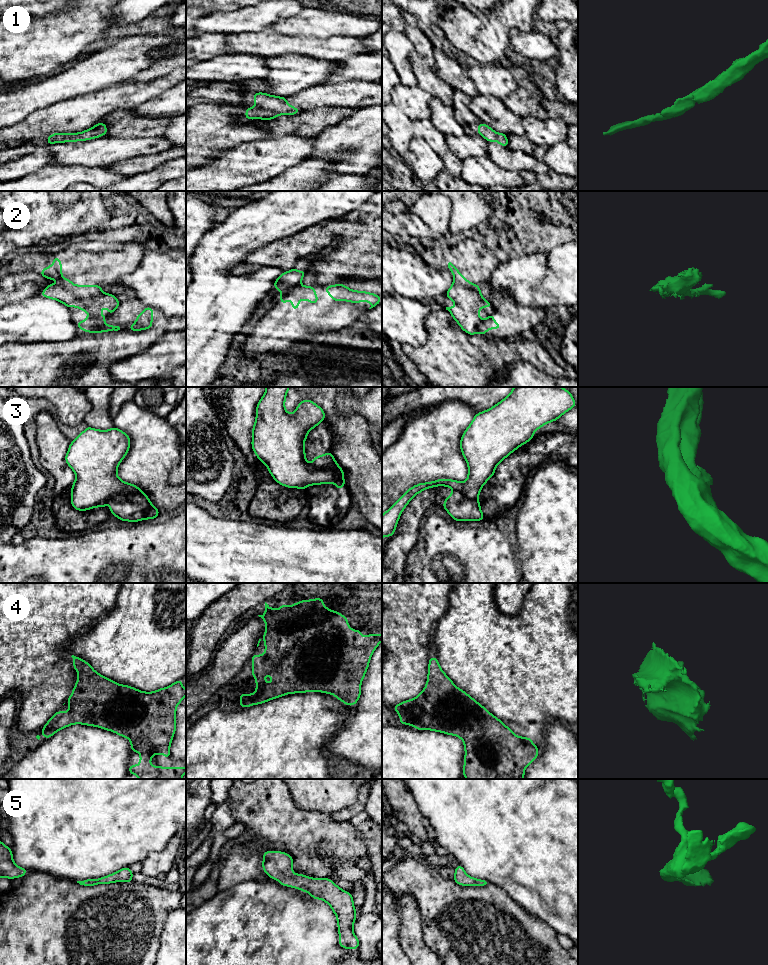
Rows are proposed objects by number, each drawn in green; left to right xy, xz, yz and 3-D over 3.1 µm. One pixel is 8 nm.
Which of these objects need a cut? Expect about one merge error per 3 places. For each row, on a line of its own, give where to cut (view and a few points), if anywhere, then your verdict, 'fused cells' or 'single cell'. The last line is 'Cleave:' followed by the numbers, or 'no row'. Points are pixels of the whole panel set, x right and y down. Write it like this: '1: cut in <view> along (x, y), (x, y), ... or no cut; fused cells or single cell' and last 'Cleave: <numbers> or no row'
1: no cut; single cell
2: cut in xz along (300, 285), (284, 292); fused cells
3: cut in xz along (310, 464), (316, 468), (330, 469), (334, 473), (335, 481); fused cells
4: no cut; single cell
5: no cut; single cell
Cleave: 2, 3

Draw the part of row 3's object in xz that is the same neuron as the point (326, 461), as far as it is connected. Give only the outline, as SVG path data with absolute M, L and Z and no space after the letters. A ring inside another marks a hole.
M327 452L324 455L314 457L311 465L316 469L332 470L335 473L335 487L337 489L344 488L344 471L337 464L331 452Z

